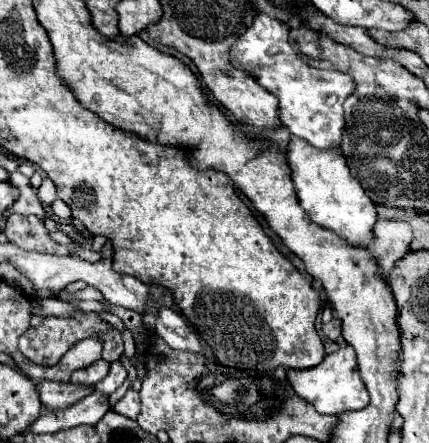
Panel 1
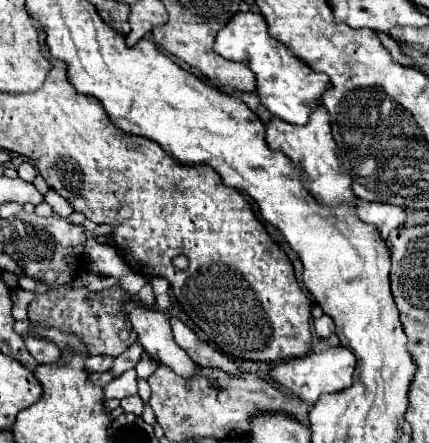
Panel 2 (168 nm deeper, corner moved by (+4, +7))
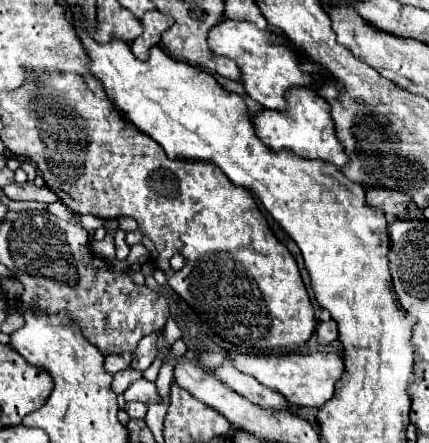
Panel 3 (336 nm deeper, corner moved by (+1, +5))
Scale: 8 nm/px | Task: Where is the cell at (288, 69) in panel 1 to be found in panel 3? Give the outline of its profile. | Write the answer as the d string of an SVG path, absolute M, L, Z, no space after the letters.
M225 19L223 23L215 25L209 31L209 47L215 55L223 55L227 59L233 59L241 69L241 83L245 85L245 91L251 99L261 103L265 109L285 111L287 109L287 91L293 87L311 87L313 77L307 75L307 71L301 69L301 61L295 55L295 51L287 45L285 39L281 39L273 31L261 31L253 23L247 21L231 21Z

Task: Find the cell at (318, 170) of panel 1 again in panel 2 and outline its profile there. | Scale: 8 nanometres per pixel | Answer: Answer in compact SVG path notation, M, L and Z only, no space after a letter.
M318 103L306 125L290 125L286 121L280 121L278 117L272 117L266 123L266 143L272 149L278 149L282 153L286 153L292 161L302 163L304 167L304 185L306 189L324 205L328 207L338 207L344 201L352 201L356 199L356 195L352 193L352 179L348 177L348 173L344 173L340 169L340 159L338 159L338 149L336 149L336 141L332 137L330 131L330 115L324 109L322 103Z

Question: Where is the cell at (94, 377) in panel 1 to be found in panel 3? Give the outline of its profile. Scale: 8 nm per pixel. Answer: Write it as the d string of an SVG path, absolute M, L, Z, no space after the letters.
M121 353L121 355L107 355L105 357L105 371L107 373L117 373L127 369L131 363L131 353Z

